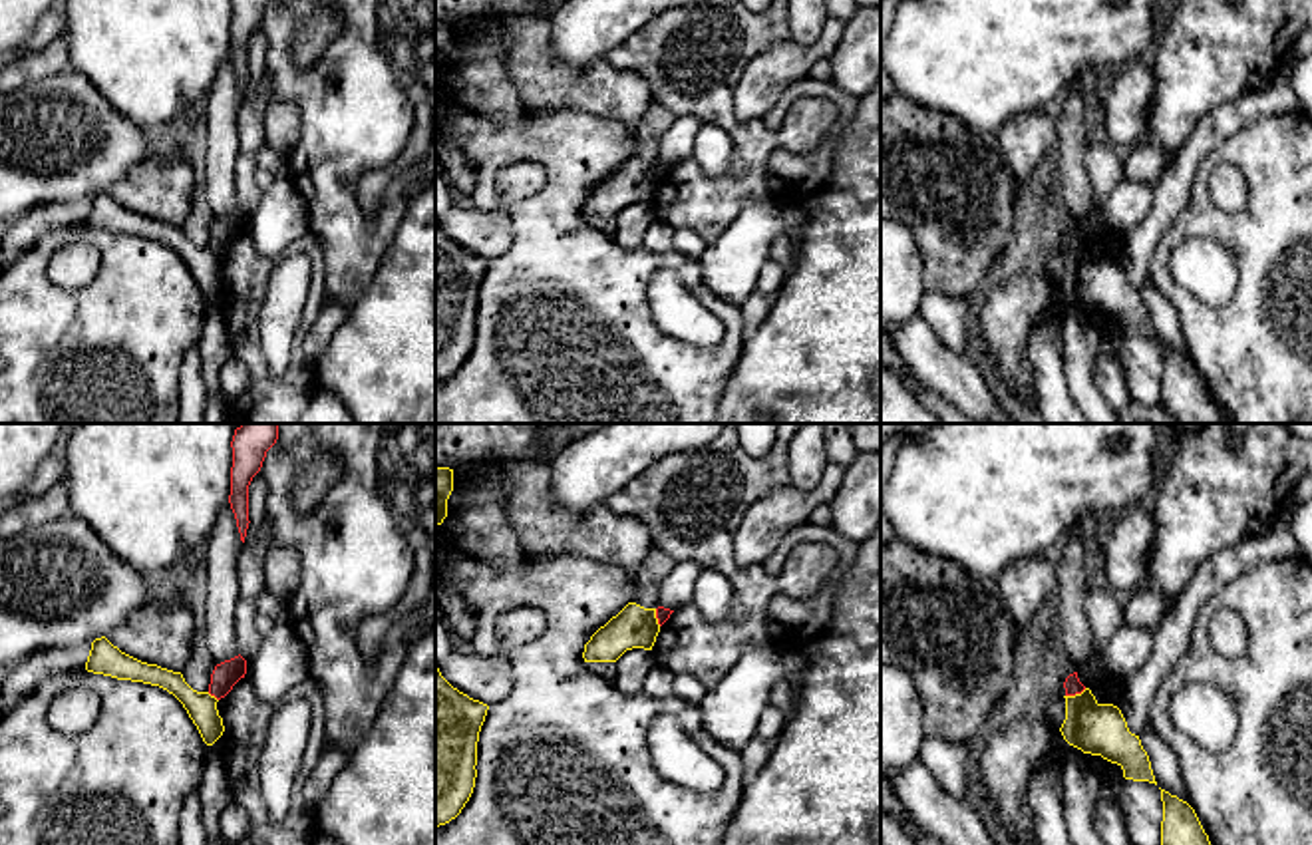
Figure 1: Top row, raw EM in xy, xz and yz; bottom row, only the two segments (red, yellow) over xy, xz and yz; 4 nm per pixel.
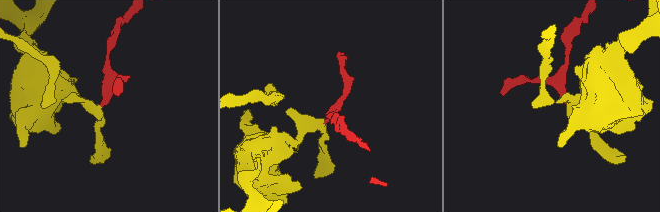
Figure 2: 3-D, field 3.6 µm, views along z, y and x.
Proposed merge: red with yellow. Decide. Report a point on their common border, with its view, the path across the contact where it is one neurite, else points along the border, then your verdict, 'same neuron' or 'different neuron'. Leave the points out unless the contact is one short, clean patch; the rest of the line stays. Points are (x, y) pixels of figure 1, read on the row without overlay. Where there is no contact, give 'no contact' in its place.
yz (1076, 247) | along yz (1086, 243), (1066, 251) | different neuron

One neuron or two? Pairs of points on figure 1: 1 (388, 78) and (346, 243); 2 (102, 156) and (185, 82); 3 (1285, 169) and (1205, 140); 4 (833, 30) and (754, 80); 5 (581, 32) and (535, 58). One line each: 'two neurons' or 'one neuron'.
1: one neuron
2: two neurons
3: two neurons
4: one neuron
5: two neurons

